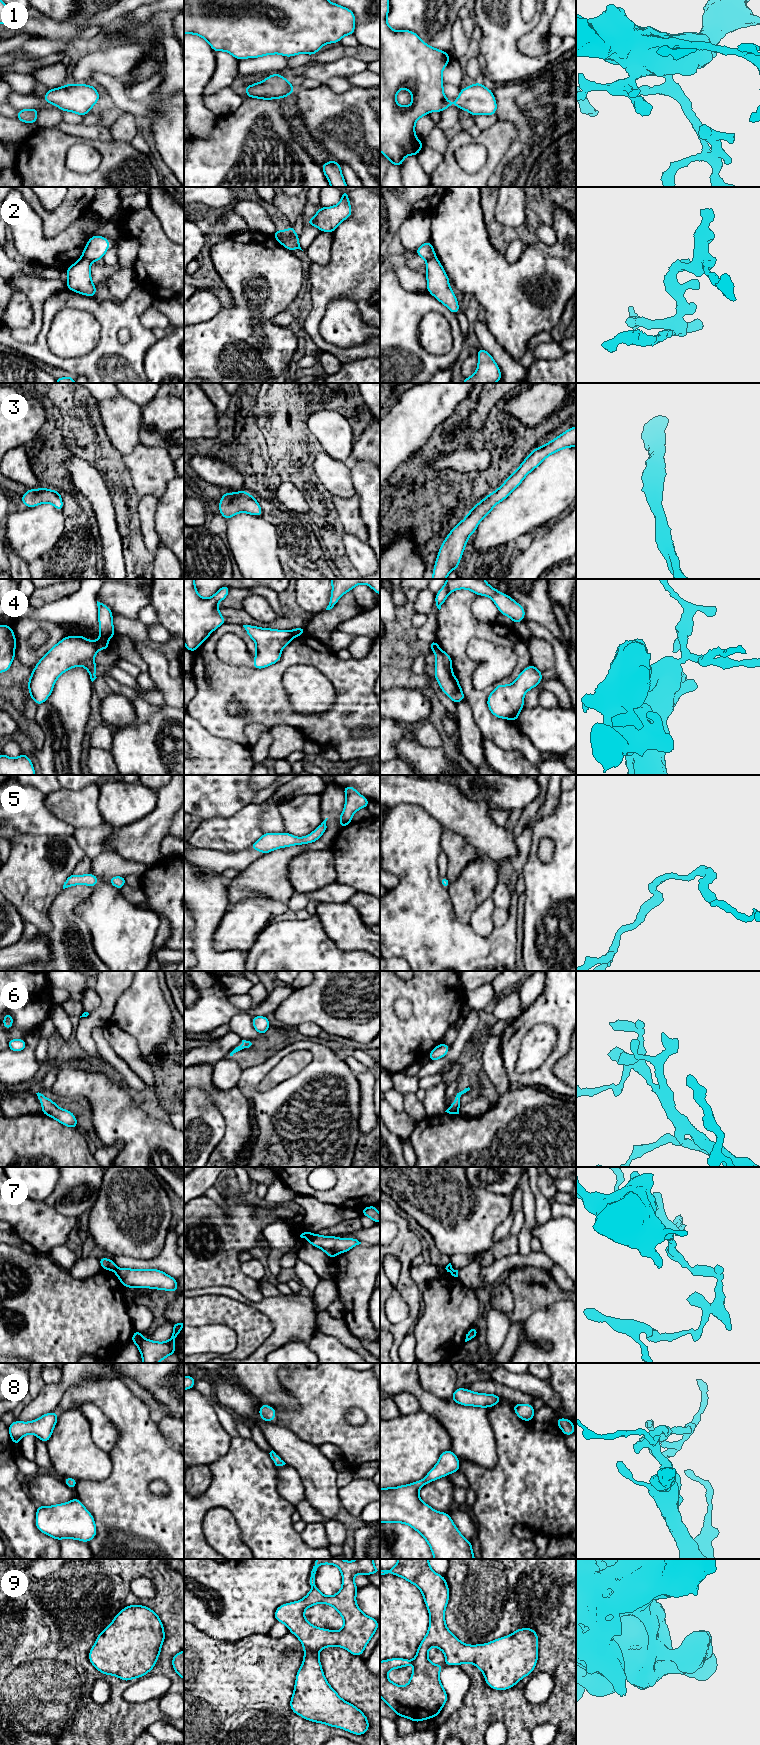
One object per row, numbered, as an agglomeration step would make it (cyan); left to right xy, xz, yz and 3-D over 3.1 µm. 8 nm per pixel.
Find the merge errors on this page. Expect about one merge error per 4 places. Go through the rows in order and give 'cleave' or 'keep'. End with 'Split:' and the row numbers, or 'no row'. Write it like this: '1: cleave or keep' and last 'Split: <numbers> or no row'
1: keep
2: cleave
3: keep
4: cleave
5: keep
6: keep
7: cleave
8: keep
9: keep
Split: 2, 4, 7

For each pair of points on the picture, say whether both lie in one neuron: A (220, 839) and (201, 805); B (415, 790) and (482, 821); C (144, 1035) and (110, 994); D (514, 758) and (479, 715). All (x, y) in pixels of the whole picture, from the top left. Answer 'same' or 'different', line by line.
A: different
B: same
C: different
D: different

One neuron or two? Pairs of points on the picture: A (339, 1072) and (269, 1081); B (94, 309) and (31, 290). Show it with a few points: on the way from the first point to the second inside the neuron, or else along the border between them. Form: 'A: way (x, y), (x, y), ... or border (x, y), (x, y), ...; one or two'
A: border (305, 1066), (294, 1075), (264, 1090); two
B: border (66, 288), (51, 295), (44, 302), (42, 318); two

